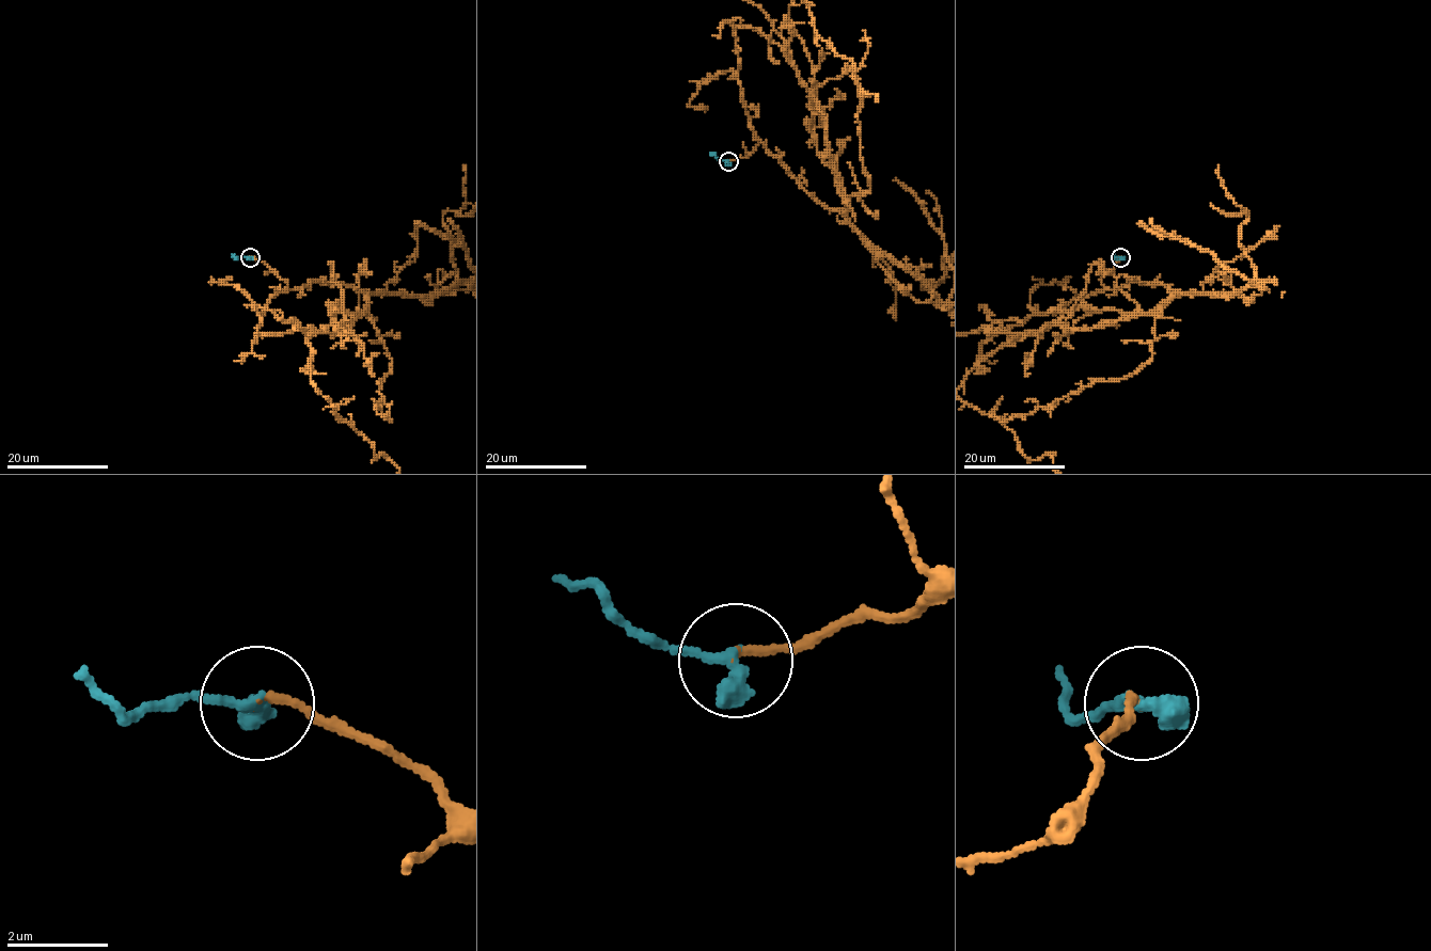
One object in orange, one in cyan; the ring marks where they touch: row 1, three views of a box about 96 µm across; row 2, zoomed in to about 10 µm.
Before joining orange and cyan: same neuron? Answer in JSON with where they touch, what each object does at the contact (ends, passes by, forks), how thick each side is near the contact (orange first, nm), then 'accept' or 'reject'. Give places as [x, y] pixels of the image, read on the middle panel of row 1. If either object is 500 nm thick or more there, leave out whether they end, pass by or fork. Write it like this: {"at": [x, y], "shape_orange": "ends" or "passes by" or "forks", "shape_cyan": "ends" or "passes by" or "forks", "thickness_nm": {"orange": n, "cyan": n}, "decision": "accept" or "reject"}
{"at": [728, 161], "shape_orange": "ends", "shape_cyan": "ends", "thickness_nm": {"orange": 150, "cyan": 460}, "decision": "accept"}

